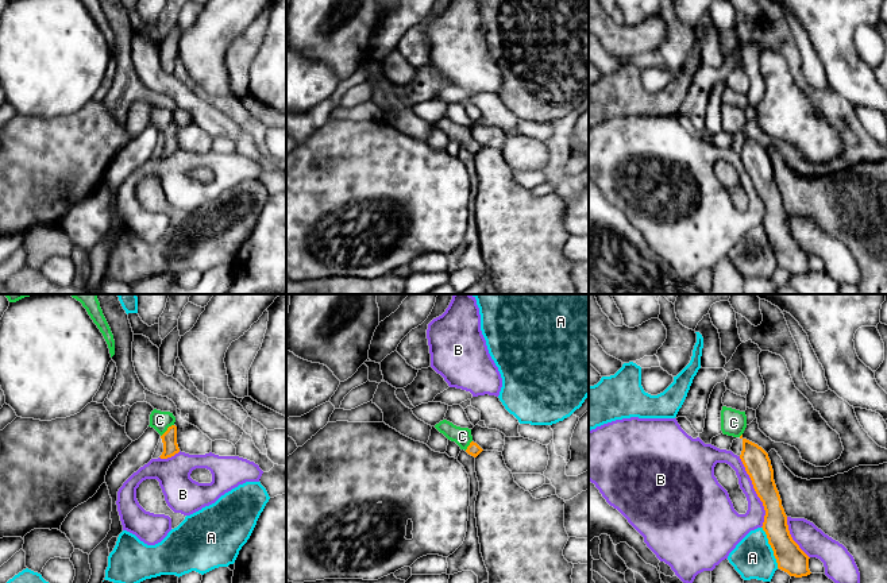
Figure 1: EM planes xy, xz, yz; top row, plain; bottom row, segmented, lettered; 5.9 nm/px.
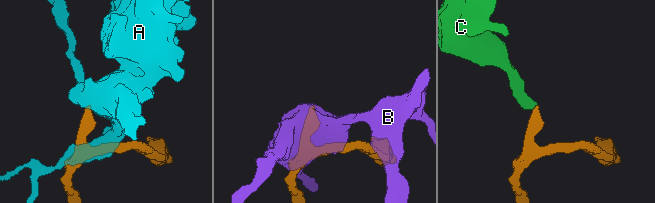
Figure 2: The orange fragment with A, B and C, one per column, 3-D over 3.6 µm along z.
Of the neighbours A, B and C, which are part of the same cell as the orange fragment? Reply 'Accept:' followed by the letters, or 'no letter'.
Accept: C

